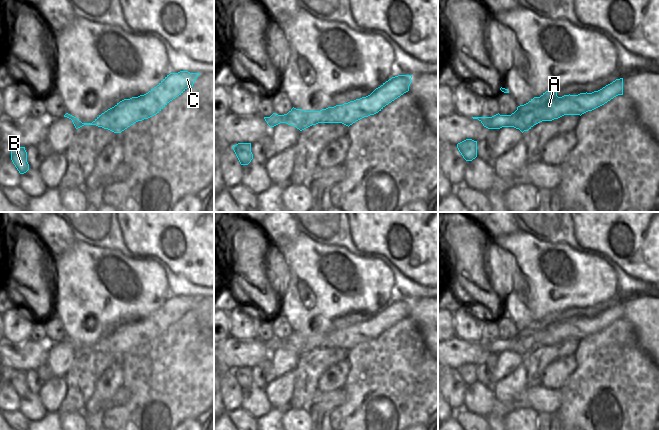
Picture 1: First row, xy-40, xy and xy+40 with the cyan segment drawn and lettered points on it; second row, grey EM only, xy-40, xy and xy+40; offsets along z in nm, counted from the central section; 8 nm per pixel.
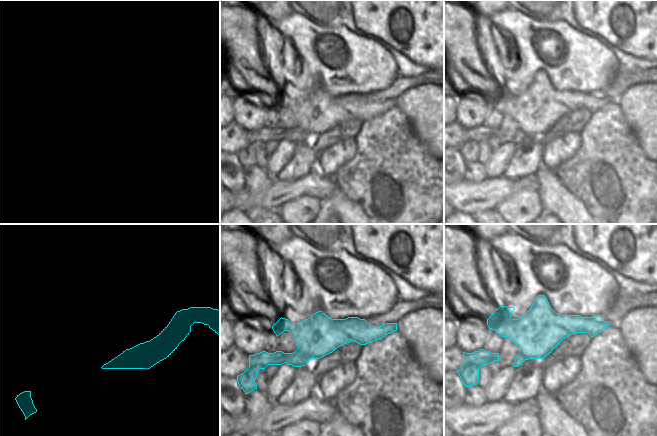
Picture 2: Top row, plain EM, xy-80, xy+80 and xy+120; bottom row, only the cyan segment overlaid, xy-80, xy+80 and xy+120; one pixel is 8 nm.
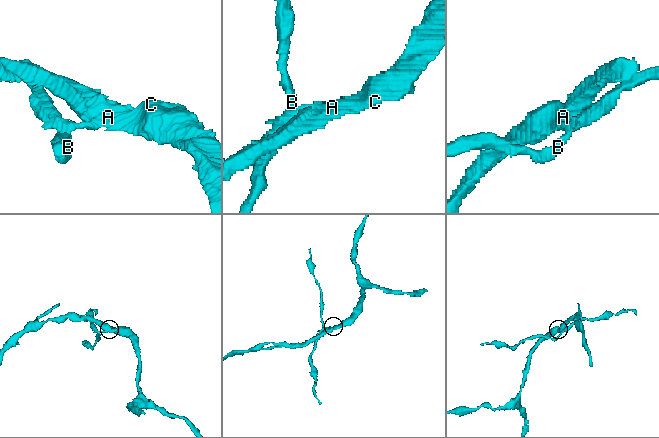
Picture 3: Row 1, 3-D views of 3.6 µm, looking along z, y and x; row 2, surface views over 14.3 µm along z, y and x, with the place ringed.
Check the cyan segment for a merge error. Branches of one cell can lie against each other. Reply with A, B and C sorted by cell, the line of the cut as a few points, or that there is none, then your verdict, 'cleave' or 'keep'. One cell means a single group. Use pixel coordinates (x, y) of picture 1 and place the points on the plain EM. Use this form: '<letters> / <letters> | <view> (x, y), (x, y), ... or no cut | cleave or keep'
A C / B | xy+40 (510, 339), (518, 342), (518, 351), (520, 353) | cleave

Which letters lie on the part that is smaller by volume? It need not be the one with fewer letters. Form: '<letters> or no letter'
B

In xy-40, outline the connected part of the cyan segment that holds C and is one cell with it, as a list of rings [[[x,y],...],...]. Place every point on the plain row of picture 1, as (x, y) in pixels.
[[[188,295],[170,297],[148,317],[120,325],[114,331],[99,339],[92,347],[82,347],[68,337],[64,341],[70,342],[76,353],[84,349],[96,349],[114,357],[121,357],[134,347],[159,337],[188,311],[193,311],[199,299],[200,297]]]

